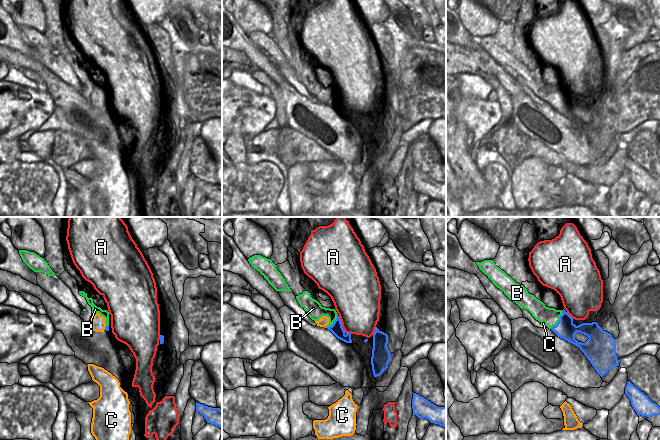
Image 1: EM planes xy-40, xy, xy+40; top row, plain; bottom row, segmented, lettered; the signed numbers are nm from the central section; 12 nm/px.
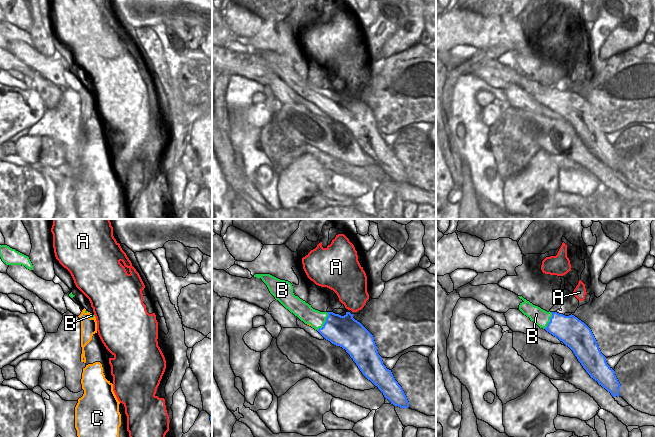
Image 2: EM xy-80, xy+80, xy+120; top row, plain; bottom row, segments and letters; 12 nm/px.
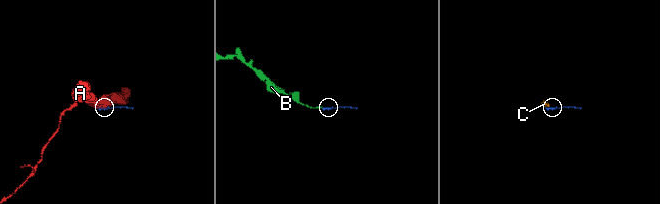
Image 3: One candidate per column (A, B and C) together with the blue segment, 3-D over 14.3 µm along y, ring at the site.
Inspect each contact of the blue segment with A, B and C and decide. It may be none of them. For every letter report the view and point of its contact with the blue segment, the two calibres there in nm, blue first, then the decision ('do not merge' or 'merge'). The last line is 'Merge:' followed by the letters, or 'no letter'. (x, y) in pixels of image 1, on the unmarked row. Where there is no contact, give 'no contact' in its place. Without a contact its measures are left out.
A: meets blue in xy at (342, 103); 140 nm thick on the blue side, 460 nm on the other; do not merge
B: meets blue in xy+40 at (558, 97); 240 nm thick on the blue side, 220 nm on the other; do not merge
C: meets blue in xy-40 at (105, 104); 50 nm thick on the blue side, 190 nm on the other; do not merge
Merge: no letter

